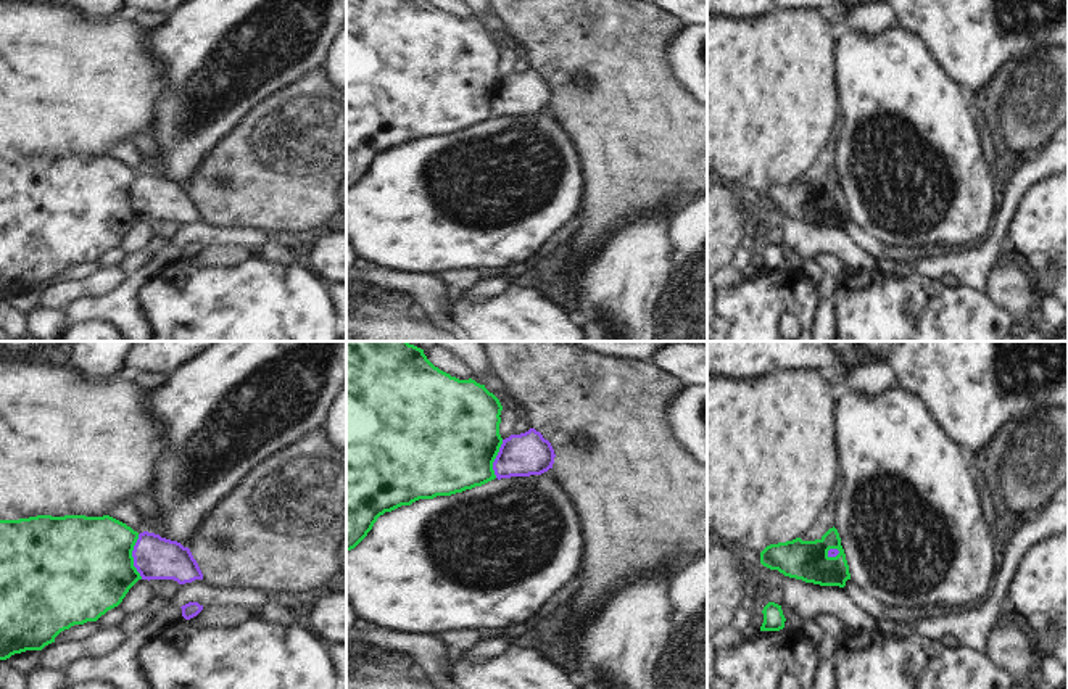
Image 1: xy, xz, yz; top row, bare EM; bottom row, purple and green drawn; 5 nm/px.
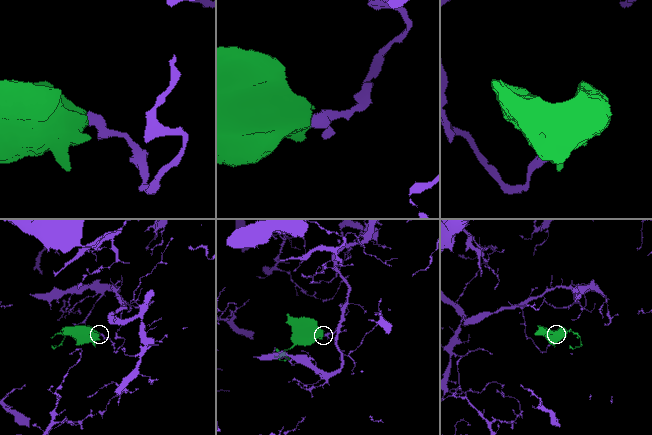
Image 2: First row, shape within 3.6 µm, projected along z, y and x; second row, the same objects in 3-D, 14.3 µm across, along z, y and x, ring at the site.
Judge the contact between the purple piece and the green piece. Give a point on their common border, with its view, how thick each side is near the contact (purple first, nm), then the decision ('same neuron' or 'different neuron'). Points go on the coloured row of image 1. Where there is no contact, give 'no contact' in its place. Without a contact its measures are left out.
xy (132, 556) | 220/500 nm | different neuron

